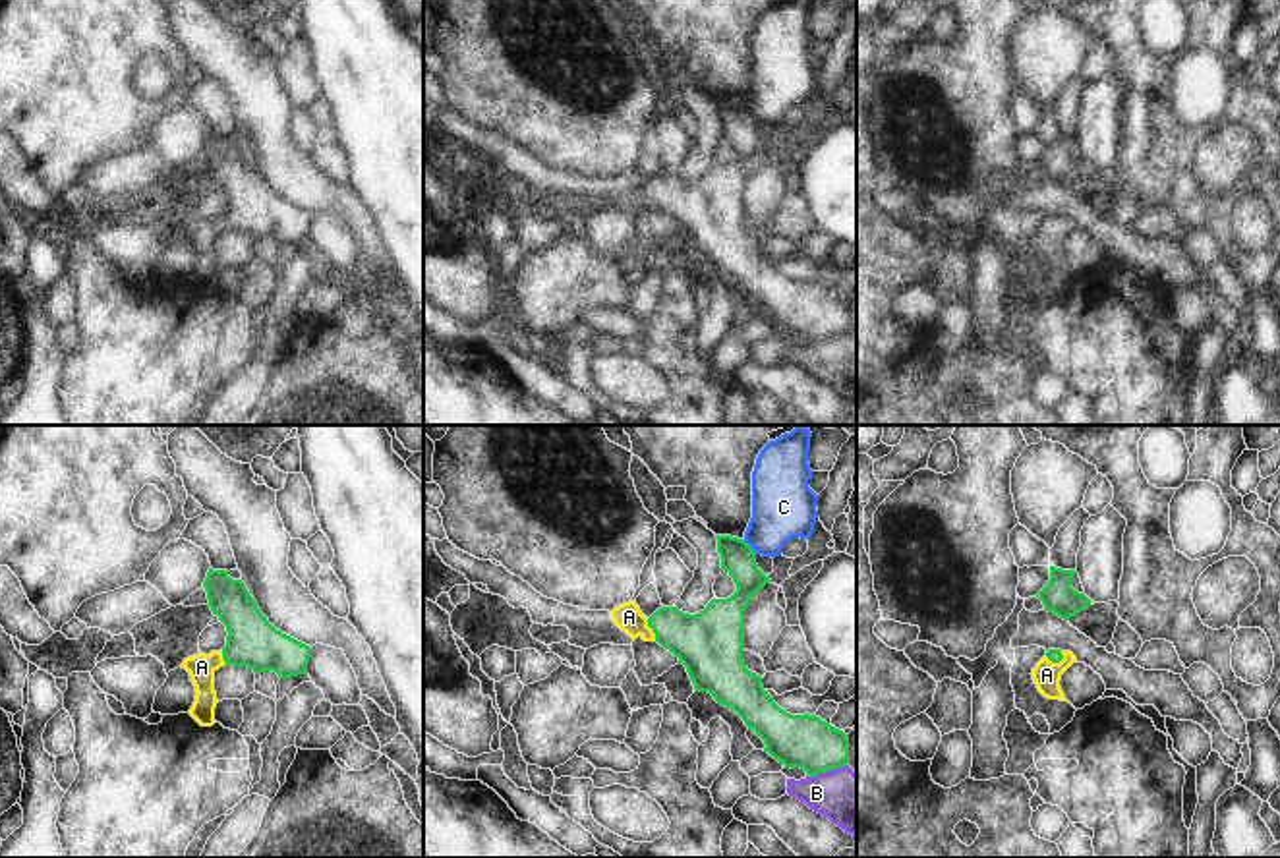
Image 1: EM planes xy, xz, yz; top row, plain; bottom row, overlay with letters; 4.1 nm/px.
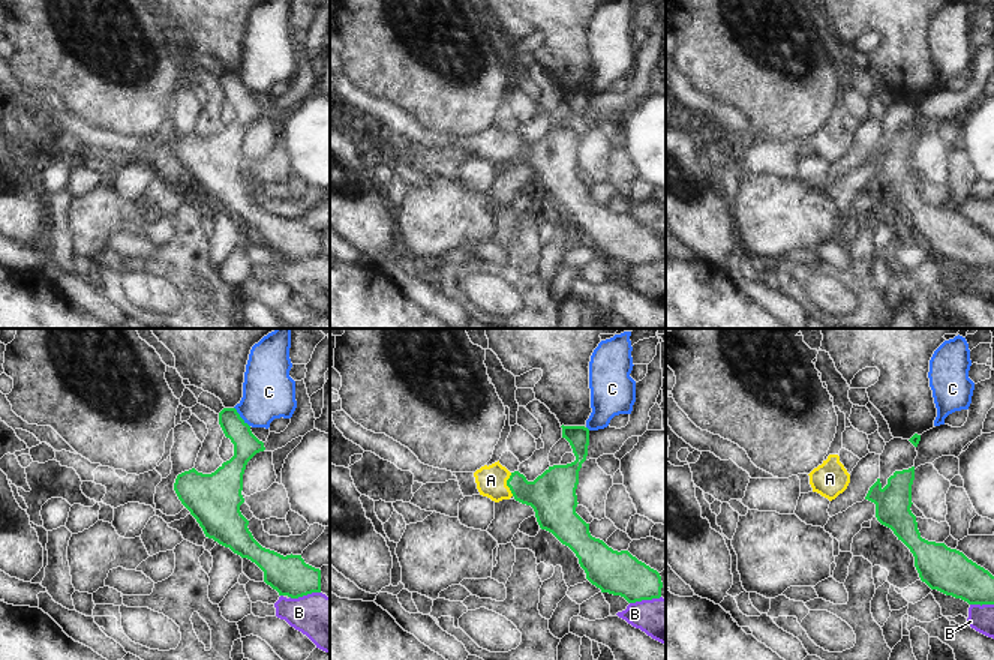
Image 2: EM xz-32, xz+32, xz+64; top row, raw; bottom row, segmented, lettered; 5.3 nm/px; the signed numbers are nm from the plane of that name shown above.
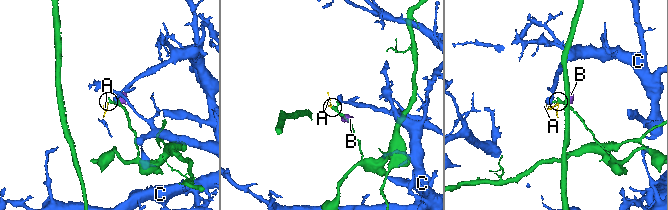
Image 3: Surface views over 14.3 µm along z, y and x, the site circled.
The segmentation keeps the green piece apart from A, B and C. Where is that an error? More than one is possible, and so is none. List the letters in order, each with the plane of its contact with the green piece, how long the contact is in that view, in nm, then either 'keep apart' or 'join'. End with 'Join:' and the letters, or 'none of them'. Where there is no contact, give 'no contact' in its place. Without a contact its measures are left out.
A: xz | 100 nm | join
B: xz | 170 nm | keep apart
C: xz | 90 nm | keep apart
Join: A

